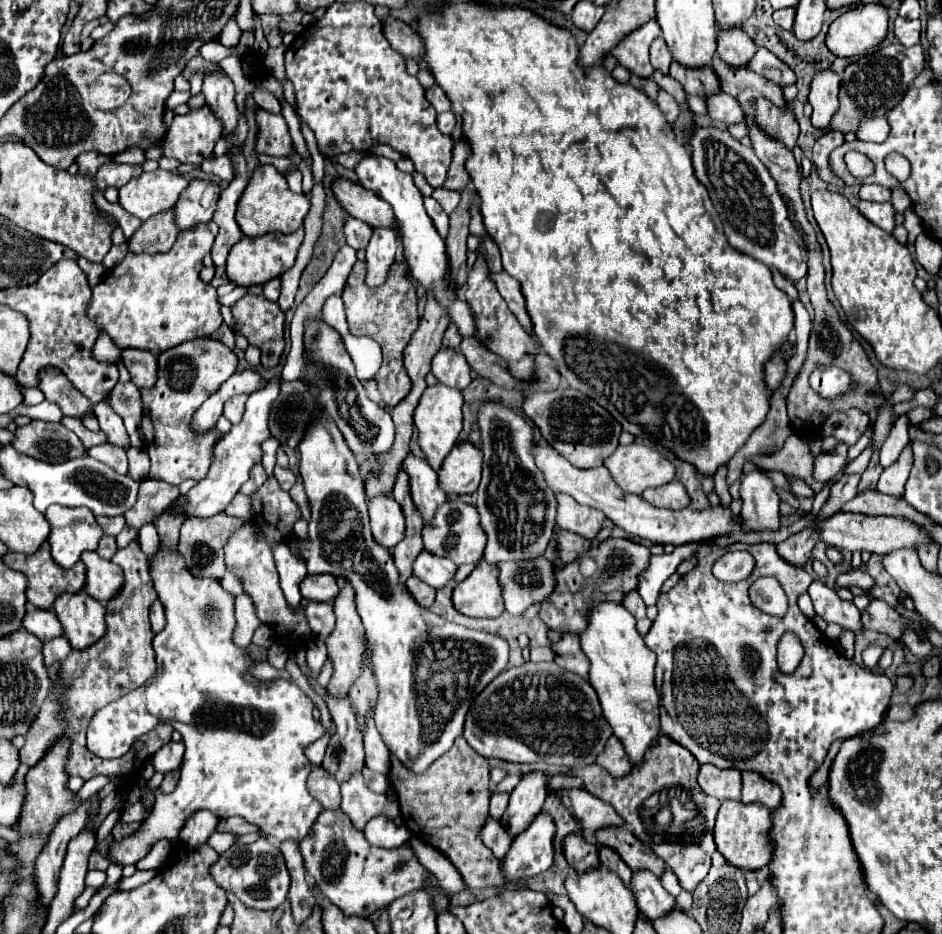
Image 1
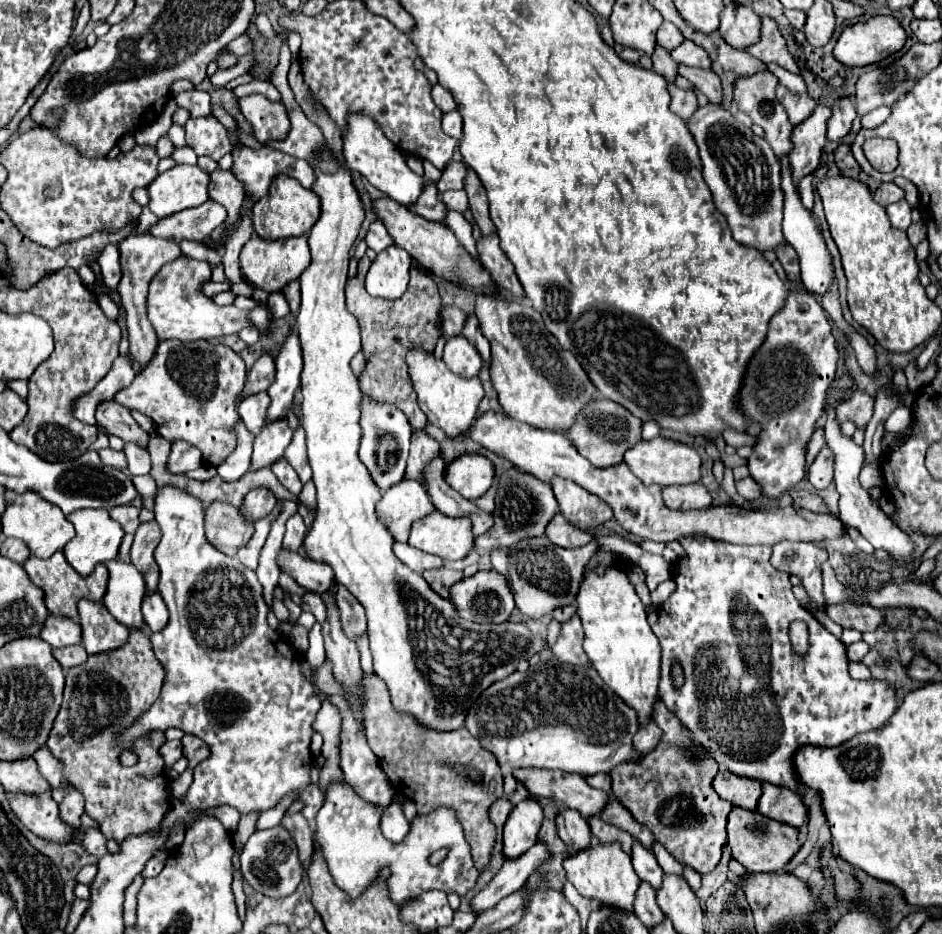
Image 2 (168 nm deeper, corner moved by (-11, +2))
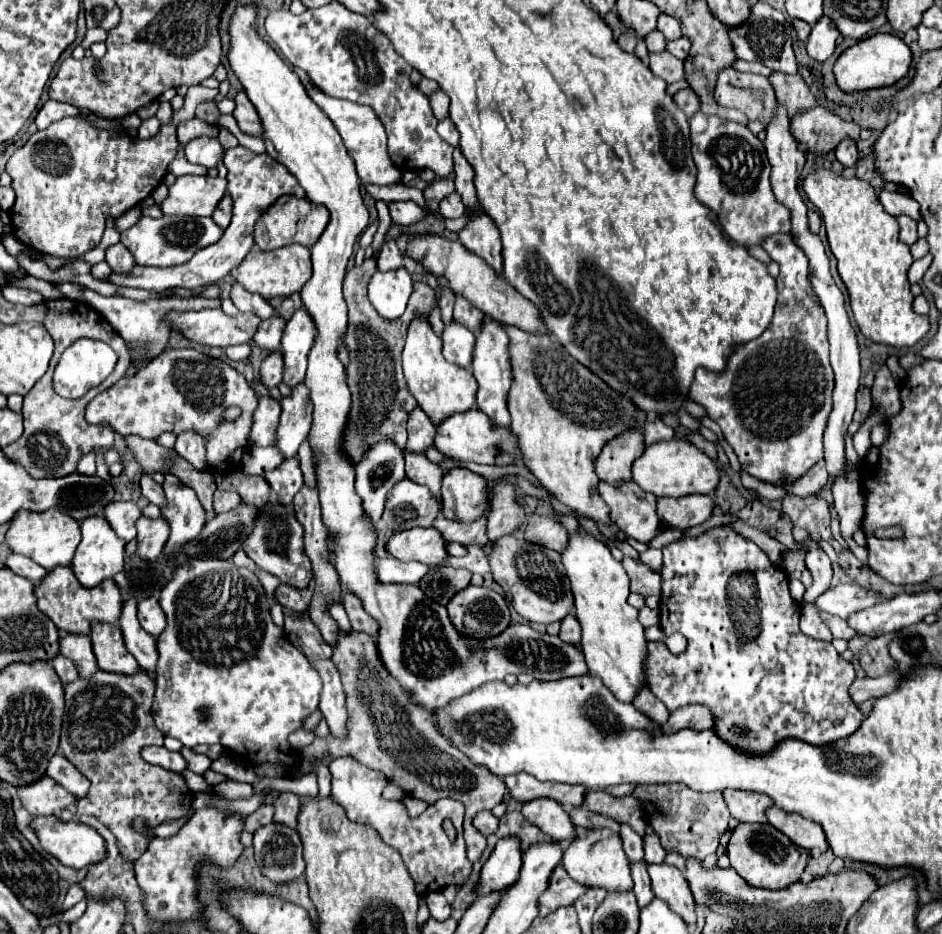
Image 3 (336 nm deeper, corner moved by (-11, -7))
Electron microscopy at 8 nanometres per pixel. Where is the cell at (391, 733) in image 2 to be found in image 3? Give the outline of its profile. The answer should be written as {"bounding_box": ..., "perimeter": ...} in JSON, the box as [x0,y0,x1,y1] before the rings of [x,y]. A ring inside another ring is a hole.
{"bounding_box":[299,631,507,863],"perimeter":[[[339,631],[339,639],[333,647],[333,661],[341,673],[343,689],[345,689],[347,703],[349,703],[347,735],[341,739],[333,737],[331,733],[325,739],[315,737],[315,741],[311,745],[307,745],[299,751],[301,757],[303,759],[325,759],[325,757],[337,759],[337,757],[351,755],[357,761],[363,761],[363,765],[383,771],[391,783],[405,789],[407,795],[411,795],[411,797],[423,799],[427,803],[435,803],[441,797],[451,797],[451,799],[461,801],[465,805],[463,831],[465,831],[465,843],[467,843],[467,859],[471,863],[475,863],[481,857],[487,839],[473,827],[471,821],[473,821],[475,813],[479,813],[483,809],[493,809],[495,805],[499,805],[505,799],[507,787],[505,787],[503,779],[487,773],[487,769],[483,769],[483,767],[471,765],[471,761],[467,761],[467,757],[463,757],[463,753],[459,753],[459,749],[455,749],[449,741],[443,741],[443,737],[439,737],[439,729],[435,729],[435,721],[431,721],[431,713],[427,711],[427,707],[411,703],[409,693],[397,683],[397,679],[393,679],[389,675],[389,671],[381,663],[375,637],[371,637],[367,633]]]}

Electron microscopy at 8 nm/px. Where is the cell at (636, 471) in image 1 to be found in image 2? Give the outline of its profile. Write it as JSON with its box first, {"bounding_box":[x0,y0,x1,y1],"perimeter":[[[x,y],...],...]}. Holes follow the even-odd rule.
{"bounding_box":[625,436,701,486],"perimeter":[[[661,436],[649,440],[649,442],[645,442],[645,440],[637,442],[631,450],[625,452],[625,464],[645,486],[651,486],[651,484],[671,486],[671,484],[679,484],[679,480],[685,480],[685,484],[691,484],[691,482],[699,482],[699,478],[701,478],[699,454],[681,442],[673,442],[673,440],[667,440]]]}

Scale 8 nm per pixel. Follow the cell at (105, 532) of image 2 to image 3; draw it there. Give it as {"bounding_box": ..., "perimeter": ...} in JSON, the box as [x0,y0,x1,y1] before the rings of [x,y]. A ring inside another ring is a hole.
{"bounding_box":[73,517,125,587],"perimeter":[[[87,517],[81,521],[81,533],[83,539],[77,547],[77,553],[73,557],[73,573],[79,579],[83,587],[95,587],[101,581],[113,577],[115,573],[123,571],[125,565],[125,541],[115,535],[111,525],[107,525],[107,519],[103,517]]]}

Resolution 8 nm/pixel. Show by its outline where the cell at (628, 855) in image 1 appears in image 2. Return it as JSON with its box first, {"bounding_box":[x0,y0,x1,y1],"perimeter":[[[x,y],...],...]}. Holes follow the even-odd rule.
{"bounding_box":[599,800,655,848],"perimeter":[[[617,800],[607,804],[607,808],[603,810],[603,814],[599,814],[599,818],[611,826],[617,826],[617,828],[629,832],[633,836],[633,840],[641,842],[645,848],[651,848],[655,844],[655,838],[651,836],[651,832],[647,832],[647,828],[643,828]]]}

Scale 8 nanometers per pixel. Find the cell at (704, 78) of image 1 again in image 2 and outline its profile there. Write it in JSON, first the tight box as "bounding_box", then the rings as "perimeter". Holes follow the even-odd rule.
{"bounding_box":[671,40,711,68],"perimeter":[[[685,40],[677,50],[675,54],[671,54],[671,58],[677,62],[677,64],[687,64],[687,66],[701,66],[701,68],[711,68],[711,58],[709,54],[697,46],[695,42],[691,40]]]}

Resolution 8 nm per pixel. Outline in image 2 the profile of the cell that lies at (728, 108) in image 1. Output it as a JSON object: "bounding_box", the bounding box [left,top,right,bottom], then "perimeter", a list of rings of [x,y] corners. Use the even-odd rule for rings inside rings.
{"bounding_box":[679,66,723,106],"perimeter":[[[679,66],[679,74],[685,76],[697,90],[701,90],[711,104],[721,106],[723,104],[723,90],[721,90],[721,80],[715,76],[713,70],[703,70],[703,68],[689,68],[689,66]]]}

